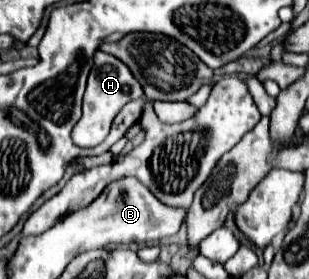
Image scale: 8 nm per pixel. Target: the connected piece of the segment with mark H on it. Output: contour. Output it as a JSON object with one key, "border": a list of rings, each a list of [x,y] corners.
{"border":[[[97,51],[95,57],[93,57],[93,67],[91,67],[89,81],[87,81],[87,91],[85,91],[85,97],[83,97],[83,117],[73,127],[73,133],[71,133],[73,143],[79,145],[79,147],[99,145],[107,137],[109,127],[111,127],[115,115],[119,113],[119,109],[125,103],[129,103],[133,99],[139,99],[139,97],[143,97],[143,87],[131,75],[129,67],[123,65],[113,55]]]}

